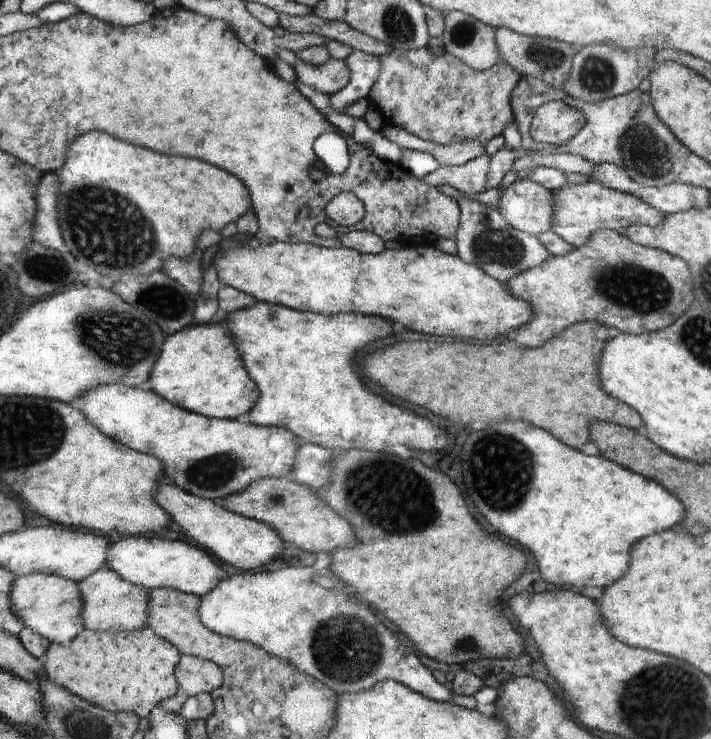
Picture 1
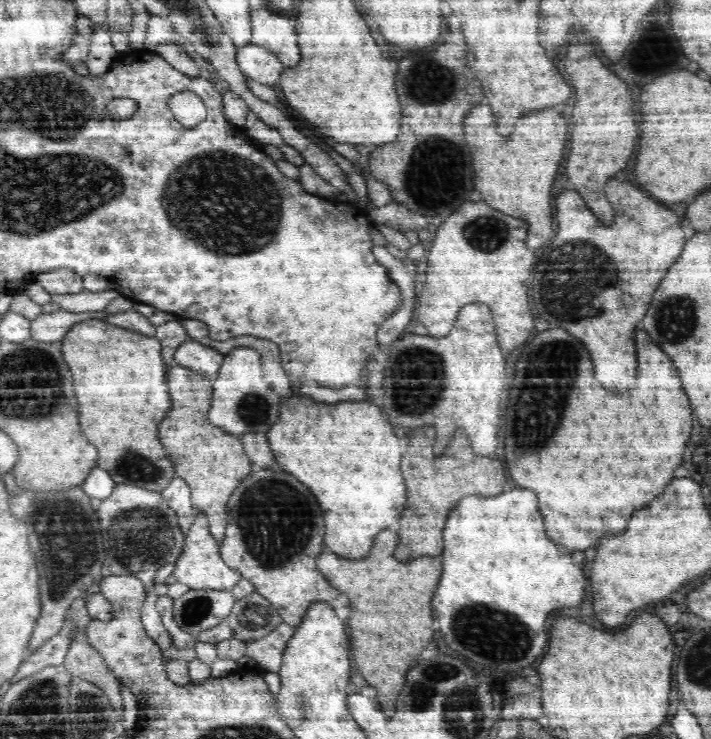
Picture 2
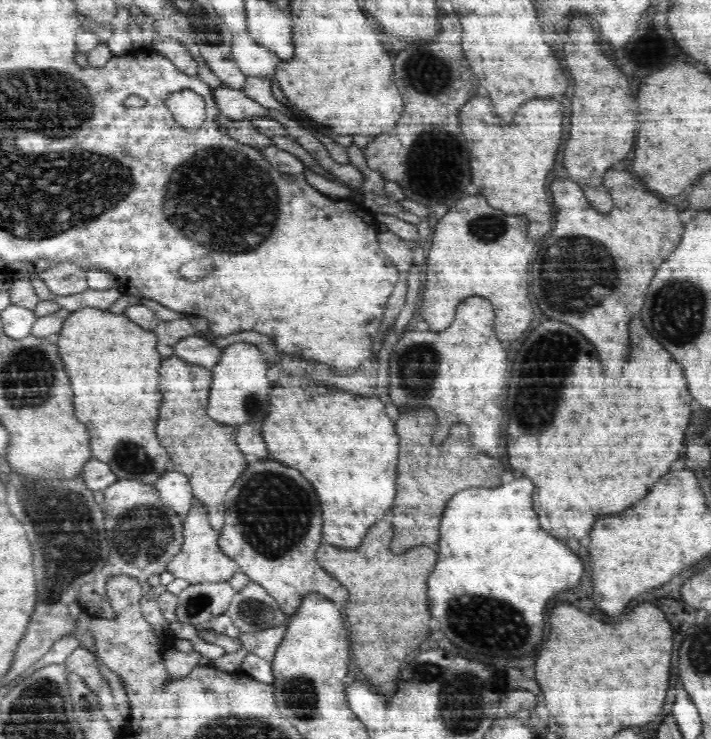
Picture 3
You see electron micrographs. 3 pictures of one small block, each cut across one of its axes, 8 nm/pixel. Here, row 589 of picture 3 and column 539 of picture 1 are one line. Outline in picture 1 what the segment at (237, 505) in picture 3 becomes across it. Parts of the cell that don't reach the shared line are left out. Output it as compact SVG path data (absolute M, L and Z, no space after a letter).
M596 230L588 238L586 246L574 247L566 256L552 255L540 266L520 272L505 284L516 298L528 302L532 306L532 312L536 312L536 318L520 326L520 330L516 330L511 336L522 346L542 346L562 334L568 326L588 321L600 322L604 326L618 328L622 333L632 335L654 333L652 330L662 330L670 326L694 300L688 270L688 264L676 255L636 244L619 231Z

